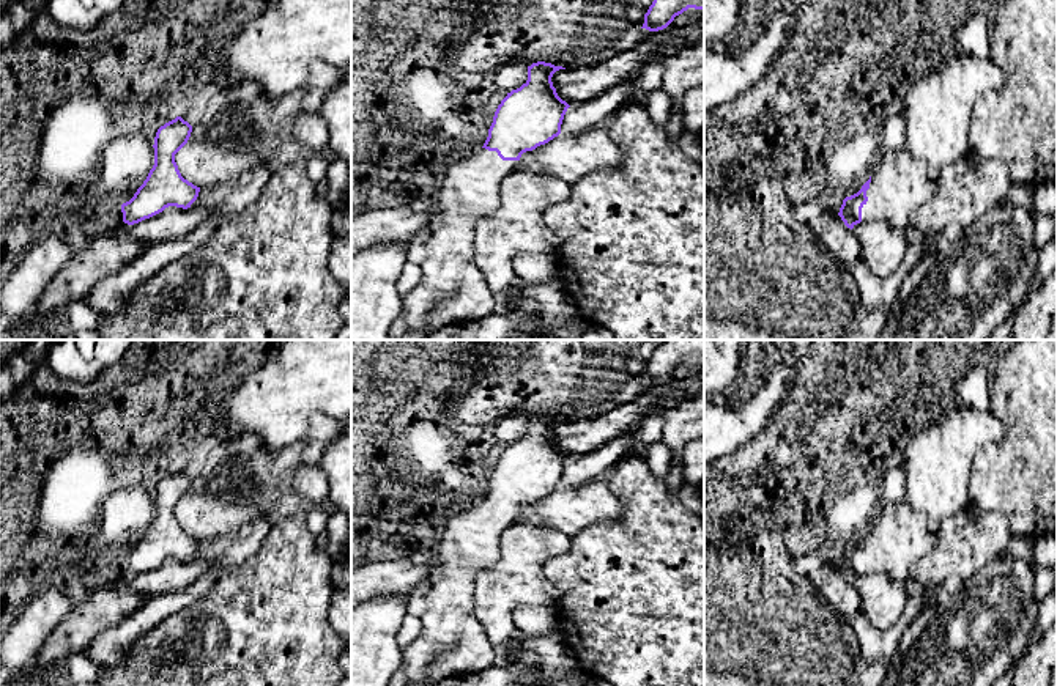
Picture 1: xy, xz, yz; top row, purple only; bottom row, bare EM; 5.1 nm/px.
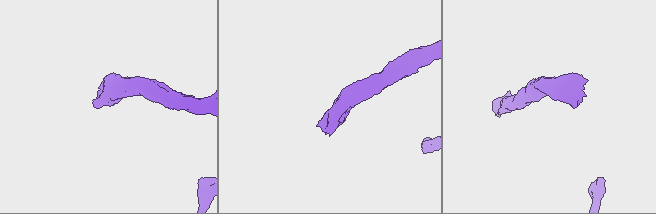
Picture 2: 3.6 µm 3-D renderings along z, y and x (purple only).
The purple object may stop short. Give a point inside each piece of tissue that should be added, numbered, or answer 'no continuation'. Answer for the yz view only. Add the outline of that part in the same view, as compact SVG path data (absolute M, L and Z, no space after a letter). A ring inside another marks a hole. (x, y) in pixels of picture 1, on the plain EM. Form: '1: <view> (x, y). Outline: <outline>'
1: yz (898, 540). Outline: M906 502L882 503L873 522L868 554L862 560L862 574L885 573L906 585L912 582L912 566L936 544L936 533L926 529L926 519Z

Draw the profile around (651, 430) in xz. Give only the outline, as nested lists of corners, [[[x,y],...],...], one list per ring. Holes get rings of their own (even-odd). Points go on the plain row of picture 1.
[[[662,412],[647,415],[630,436],[632,444],[649,448],[663,437],[665,417]]]

